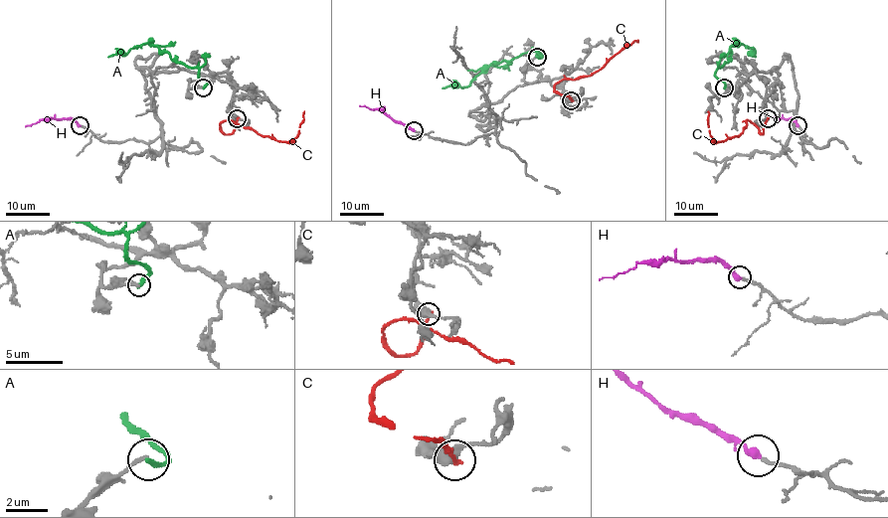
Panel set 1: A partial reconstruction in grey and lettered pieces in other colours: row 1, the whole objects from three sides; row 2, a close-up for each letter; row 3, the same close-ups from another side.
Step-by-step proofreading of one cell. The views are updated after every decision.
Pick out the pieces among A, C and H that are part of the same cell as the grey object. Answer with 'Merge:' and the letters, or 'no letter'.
Merge: H

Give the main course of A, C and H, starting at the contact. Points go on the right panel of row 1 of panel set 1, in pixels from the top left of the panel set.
A: (724, 87), (716, 76), (717, 70), (728, 61), (731, 47), (743, 44), (753, 48), (755, 57)
C: (767, 117), (762, 134), (746, 120), (739, 135), (717, 142), (710, 134), (708, 111)
H: (798, 125), (793, 119), (776, 119), (773, 126)

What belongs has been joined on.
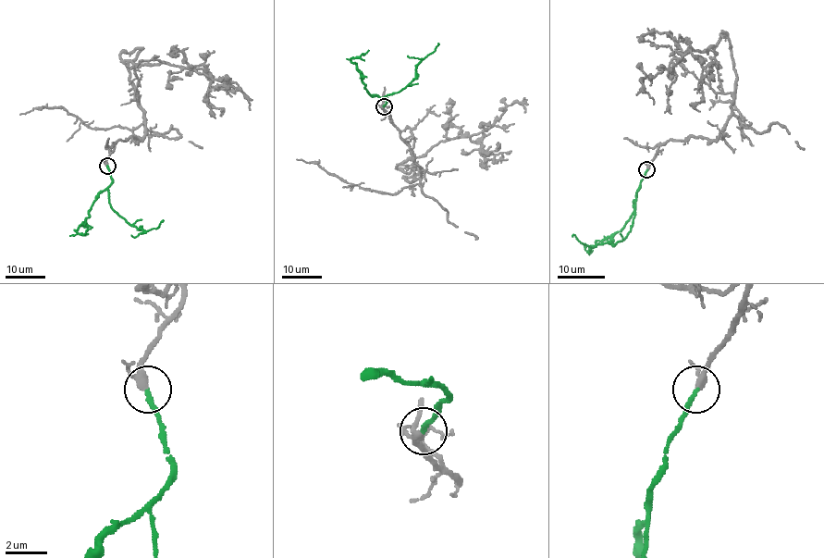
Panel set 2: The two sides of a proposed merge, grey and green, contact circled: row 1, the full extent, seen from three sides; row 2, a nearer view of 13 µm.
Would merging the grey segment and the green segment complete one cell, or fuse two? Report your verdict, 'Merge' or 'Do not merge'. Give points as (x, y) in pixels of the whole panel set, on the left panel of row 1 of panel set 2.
Merge

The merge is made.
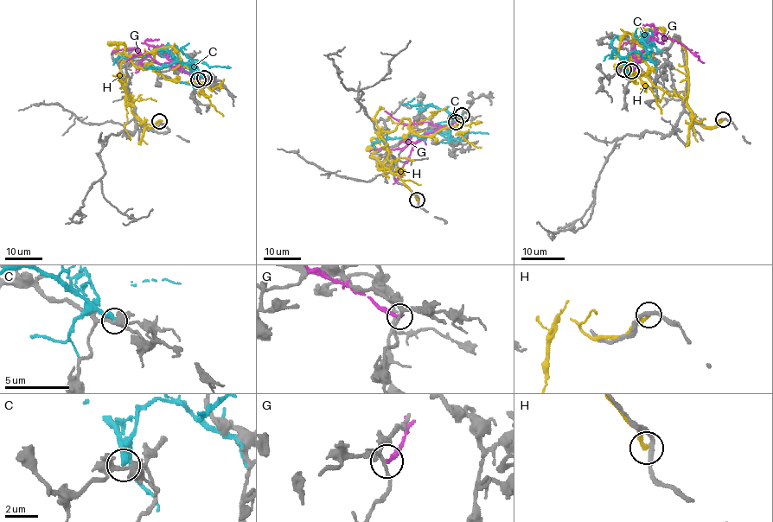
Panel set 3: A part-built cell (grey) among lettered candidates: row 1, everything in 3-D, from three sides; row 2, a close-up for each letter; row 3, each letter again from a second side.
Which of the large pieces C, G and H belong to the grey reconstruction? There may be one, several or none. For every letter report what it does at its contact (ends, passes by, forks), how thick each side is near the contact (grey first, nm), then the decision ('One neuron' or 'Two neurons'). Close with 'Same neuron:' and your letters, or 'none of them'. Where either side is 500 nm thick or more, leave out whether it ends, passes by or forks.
C: It ends there. Thickness 260 nm (grey) against 400 nm. Two neurons
G: It ends there. Thickness 200 nm (grey) against 200 nm. Two neurons
H: It ends there. Thickness 280 nm (grey) against 240 nm. Two neurons
Same neuron: none of them

